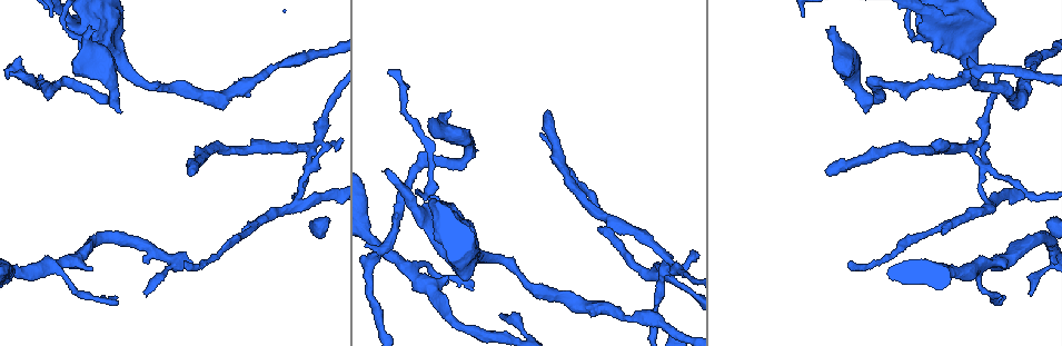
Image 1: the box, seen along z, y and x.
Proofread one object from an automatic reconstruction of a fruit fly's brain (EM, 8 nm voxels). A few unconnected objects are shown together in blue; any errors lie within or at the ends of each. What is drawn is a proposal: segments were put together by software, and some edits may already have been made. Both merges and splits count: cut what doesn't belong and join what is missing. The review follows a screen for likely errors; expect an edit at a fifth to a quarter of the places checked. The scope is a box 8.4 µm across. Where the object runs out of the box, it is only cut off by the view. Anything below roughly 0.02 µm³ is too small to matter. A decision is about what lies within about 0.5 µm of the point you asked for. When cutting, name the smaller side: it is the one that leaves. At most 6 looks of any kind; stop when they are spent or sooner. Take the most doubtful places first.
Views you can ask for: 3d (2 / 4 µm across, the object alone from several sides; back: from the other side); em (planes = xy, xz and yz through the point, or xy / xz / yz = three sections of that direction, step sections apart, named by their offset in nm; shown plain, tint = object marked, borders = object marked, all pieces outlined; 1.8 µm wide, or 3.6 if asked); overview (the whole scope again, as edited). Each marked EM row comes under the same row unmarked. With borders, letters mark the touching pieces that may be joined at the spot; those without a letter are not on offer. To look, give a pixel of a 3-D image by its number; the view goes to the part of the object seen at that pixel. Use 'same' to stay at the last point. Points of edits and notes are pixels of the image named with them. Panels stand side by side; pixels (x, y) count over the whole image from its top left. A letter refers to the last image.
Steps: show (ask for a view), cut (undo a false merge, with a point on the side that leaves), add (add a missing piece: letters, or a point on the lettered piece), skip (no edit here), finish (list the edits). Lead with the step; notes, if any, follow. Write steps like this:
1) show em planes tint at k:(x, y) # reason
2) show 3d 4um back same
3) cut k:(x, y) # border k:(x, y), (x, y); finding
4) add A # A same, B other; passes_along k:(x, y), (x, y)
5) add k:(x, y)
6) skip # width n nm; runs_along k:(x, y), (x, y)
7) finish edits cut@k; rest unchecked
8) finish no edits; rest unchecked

show em yz step 16 borders at 1:(830, 174) # an open end

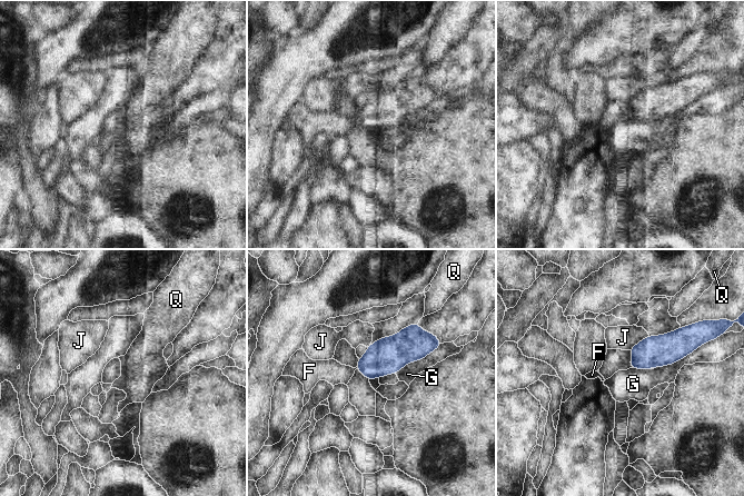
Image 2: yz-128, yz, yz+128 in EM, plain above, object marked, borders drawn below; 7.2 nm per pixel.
show em planes borders same # cut it another way

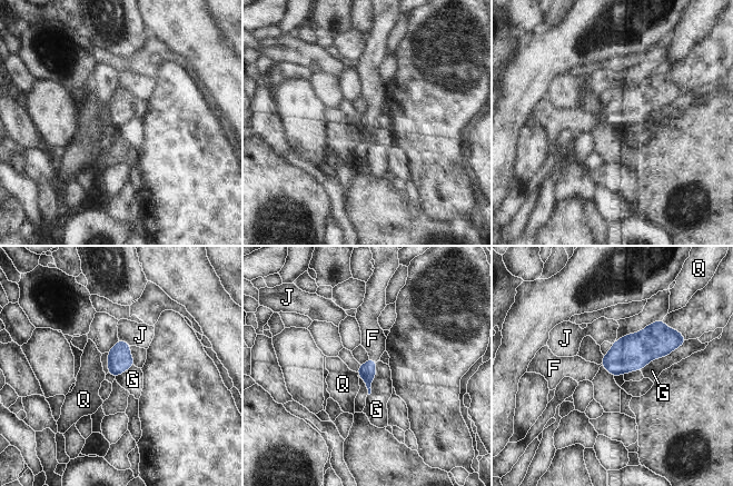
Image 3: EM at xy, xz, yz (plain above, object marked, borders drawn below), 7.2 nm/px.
add F # width 120 nm; F same, G other, J other, Q other; it goes on there

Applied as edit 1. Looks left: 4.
show 3d 2um at 1:(662, 253) # arms run side by side

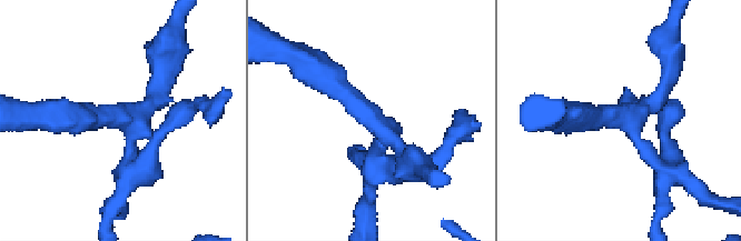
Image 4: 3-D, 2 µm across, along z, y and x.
show em planes borders at 4:(124, 119) # now the EM

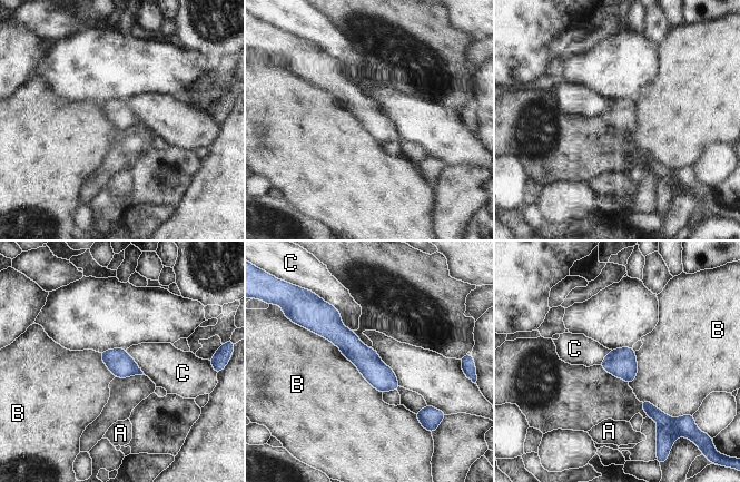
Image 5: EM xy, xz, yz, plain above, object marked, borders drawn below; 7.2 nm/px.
cut 5:(666, 436) # width 180 nm; A other, B other, C other; a second neuron is stuck on

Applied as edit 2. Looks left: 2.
finish edits add@3, cut@5; rest unchecked

